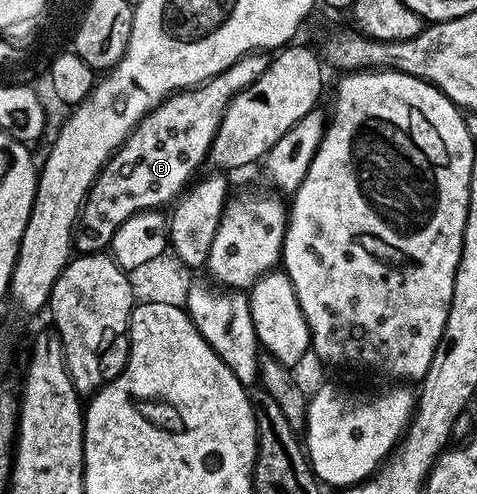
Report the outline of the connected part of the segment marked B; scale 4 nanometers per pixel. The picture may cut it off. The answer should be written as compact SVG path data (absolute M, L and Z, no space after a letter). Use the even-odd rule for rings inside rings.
M265 53L245 55L223 73L198 87L170 95L154 111L144 115L91 185L79 220L80 226L89 231L81 229L76 232L76 250L81 253L104 252L113 240L115 229L119 229L127 217L172 204L190 186L201 162L203 165L208 160L229 103L241 90L247 90L263 76L270 60Z

